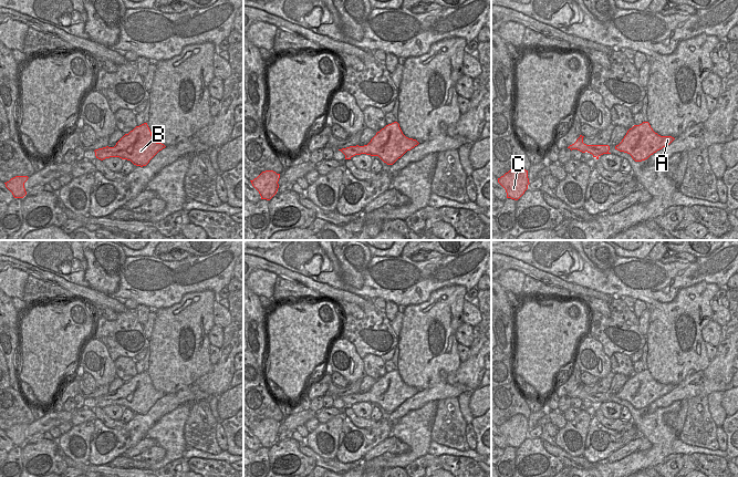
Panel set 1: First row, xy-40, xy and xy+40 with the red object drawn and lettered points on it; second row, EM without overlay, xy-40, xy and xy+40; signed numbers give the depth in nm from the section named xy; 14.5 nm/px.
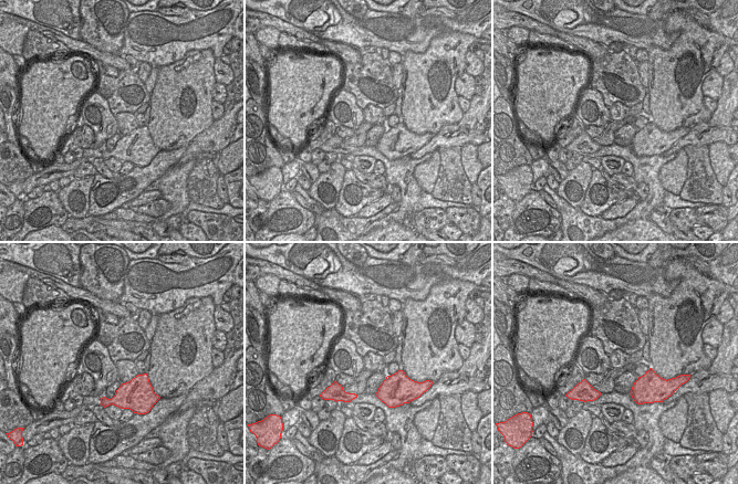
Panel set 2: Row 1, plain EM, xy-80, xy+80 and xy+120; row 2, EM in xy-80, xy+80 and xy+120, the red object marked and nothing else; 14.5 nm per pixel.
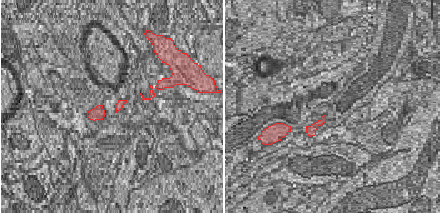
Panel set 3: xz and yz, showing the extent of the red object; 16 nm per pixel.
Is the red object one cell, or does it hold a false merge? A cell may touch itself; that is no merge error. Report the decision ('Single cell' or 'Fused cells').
Single cell.

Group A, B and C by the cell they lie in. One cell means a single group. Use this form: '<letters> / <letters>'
A B C

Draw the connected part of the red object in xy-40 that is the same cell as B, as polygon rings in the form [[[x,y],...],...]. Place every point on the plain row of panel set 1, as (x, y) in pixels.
[[[144,371],[125,382],[114,395],[106,394],[94,400],[96,406],[101,408],[110,405],[119,405],[143,415],[165,395],[164,392],[154,388],[147,371]]]

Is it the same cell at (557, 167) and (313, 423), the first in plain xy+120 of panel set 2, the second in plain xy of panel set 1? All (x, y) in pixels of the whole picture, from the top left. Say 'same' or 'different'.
same

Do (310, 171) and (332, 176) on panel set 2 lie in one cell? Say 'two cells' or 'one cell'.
two cells

